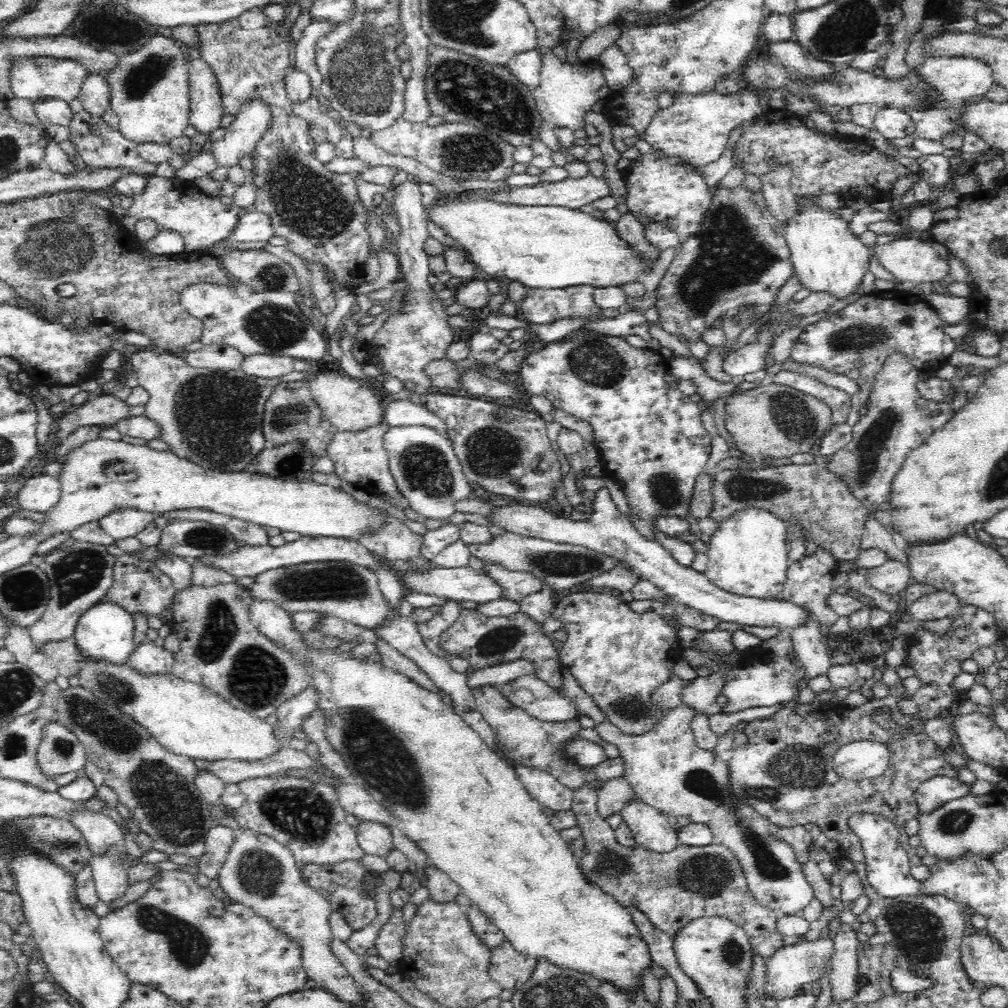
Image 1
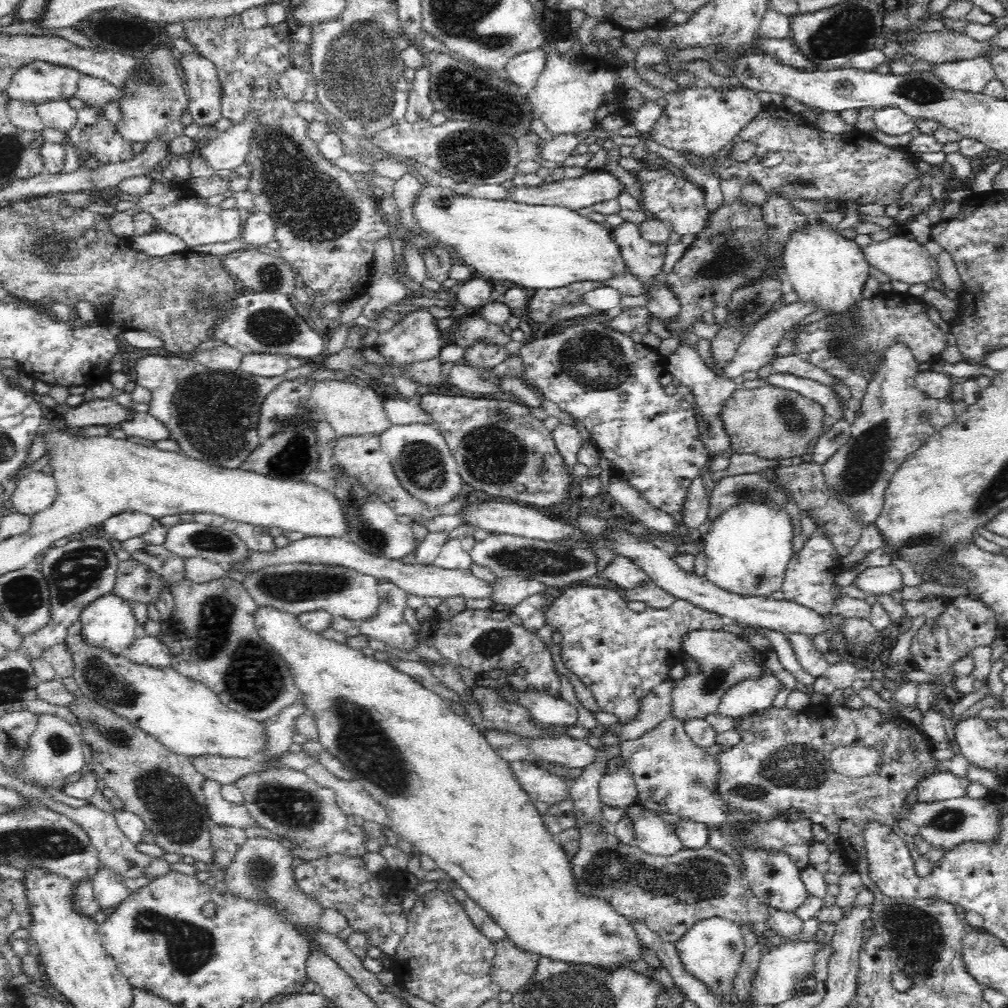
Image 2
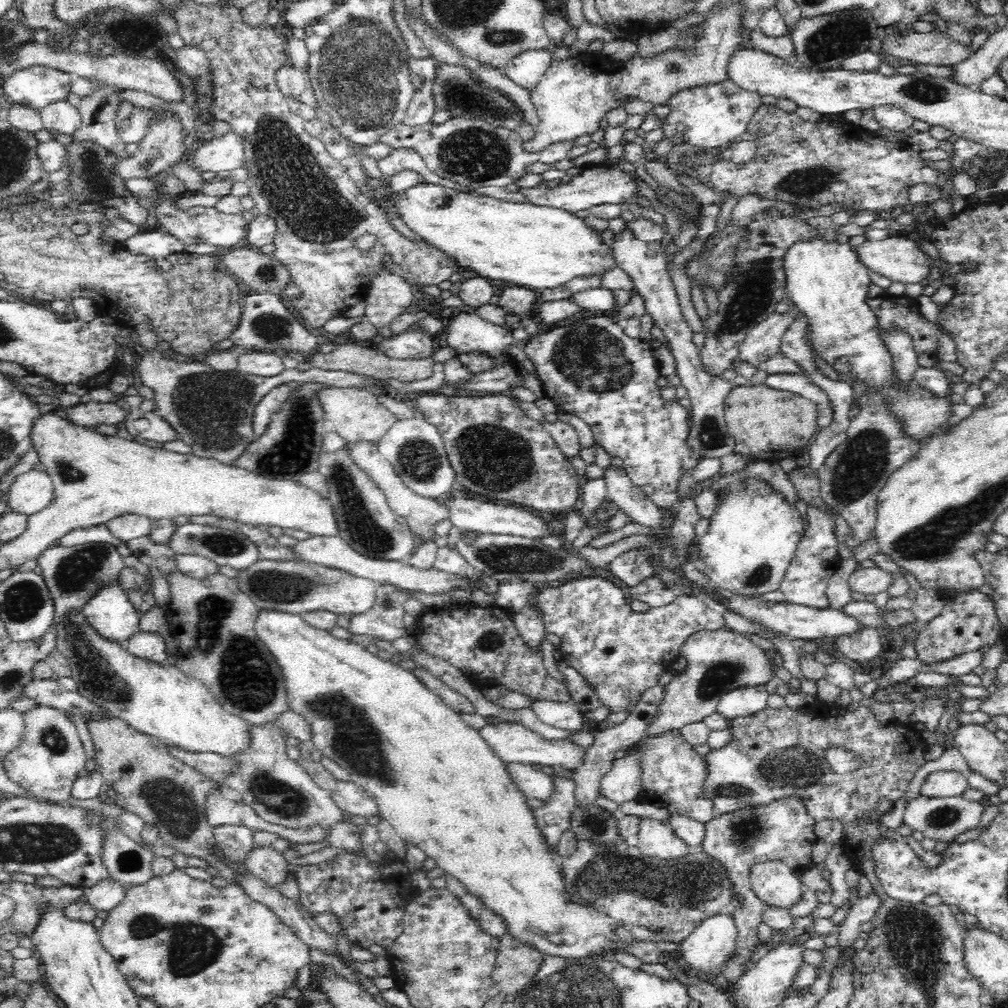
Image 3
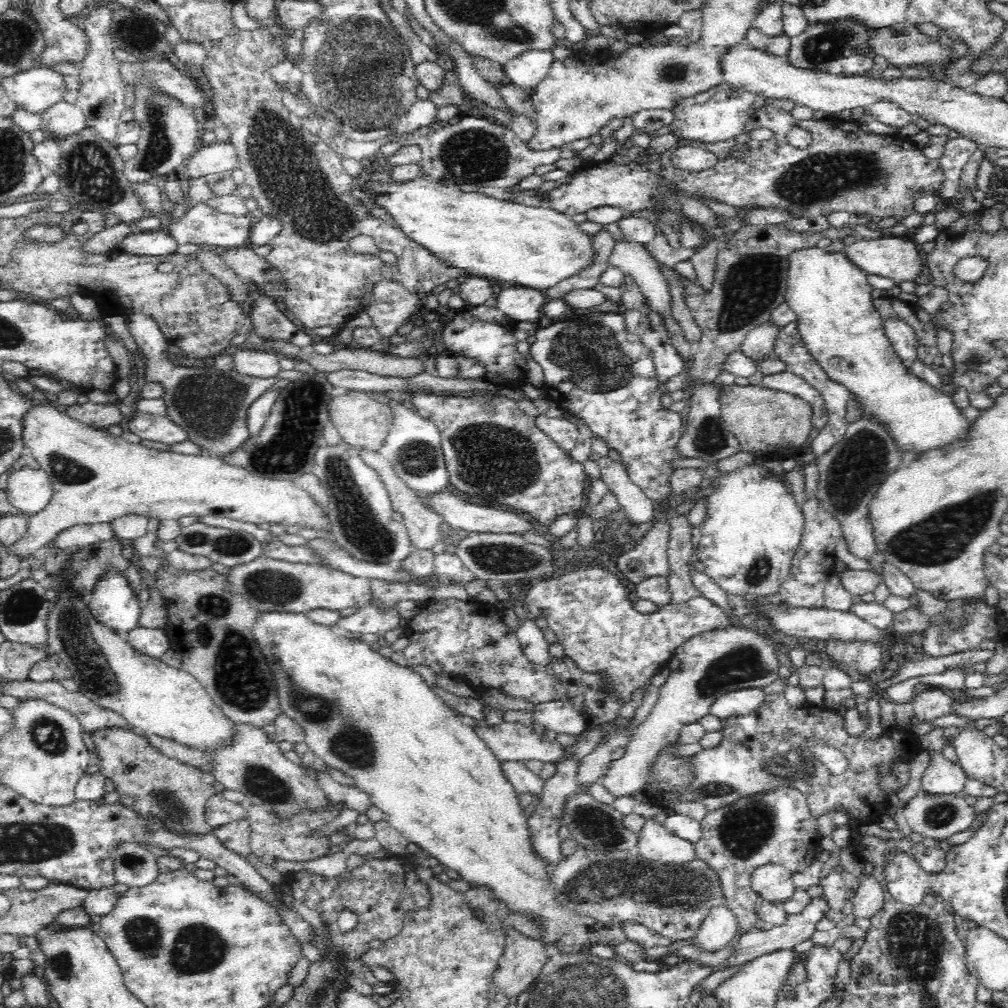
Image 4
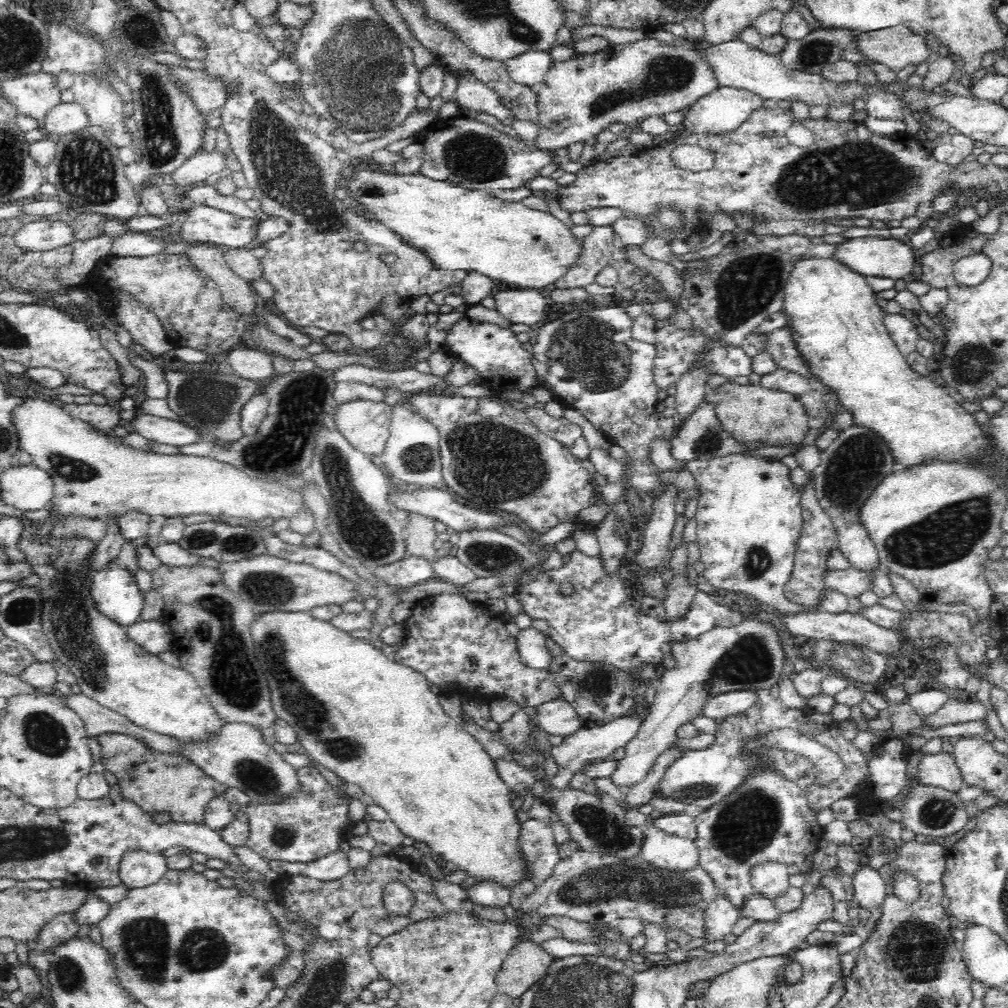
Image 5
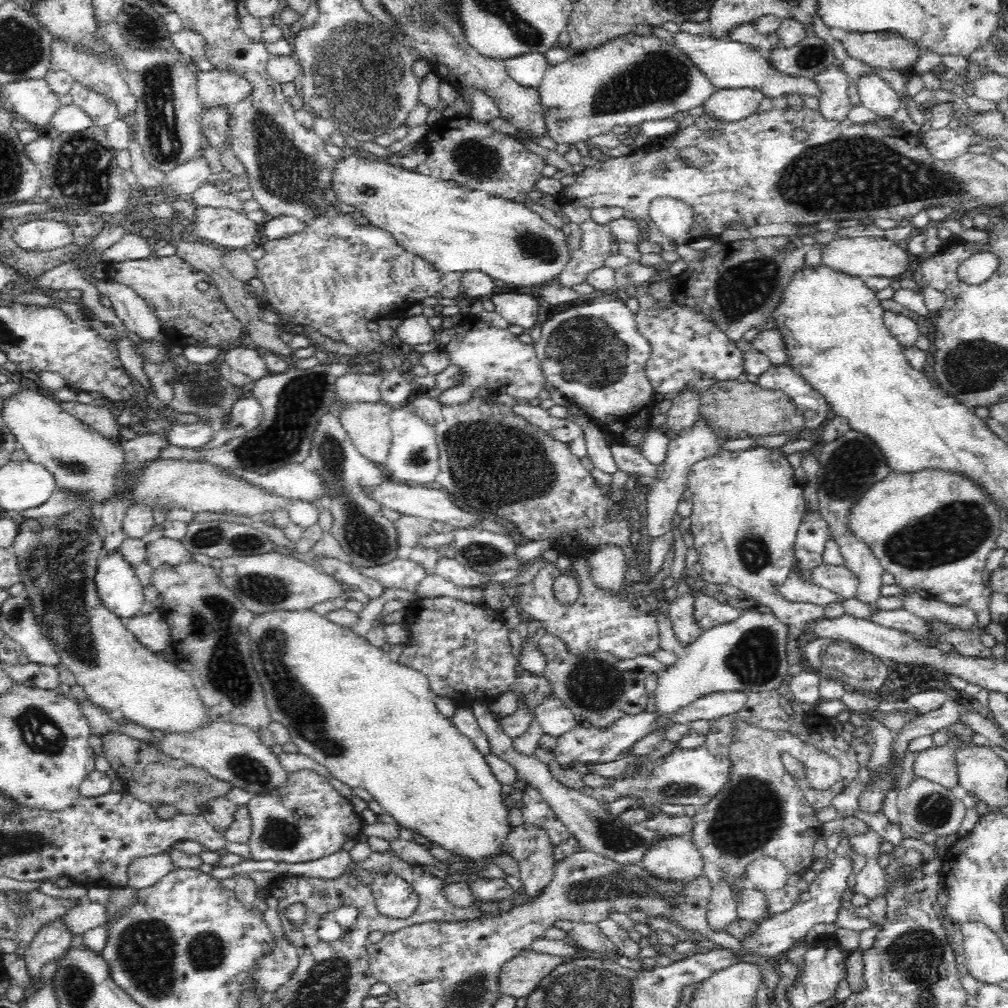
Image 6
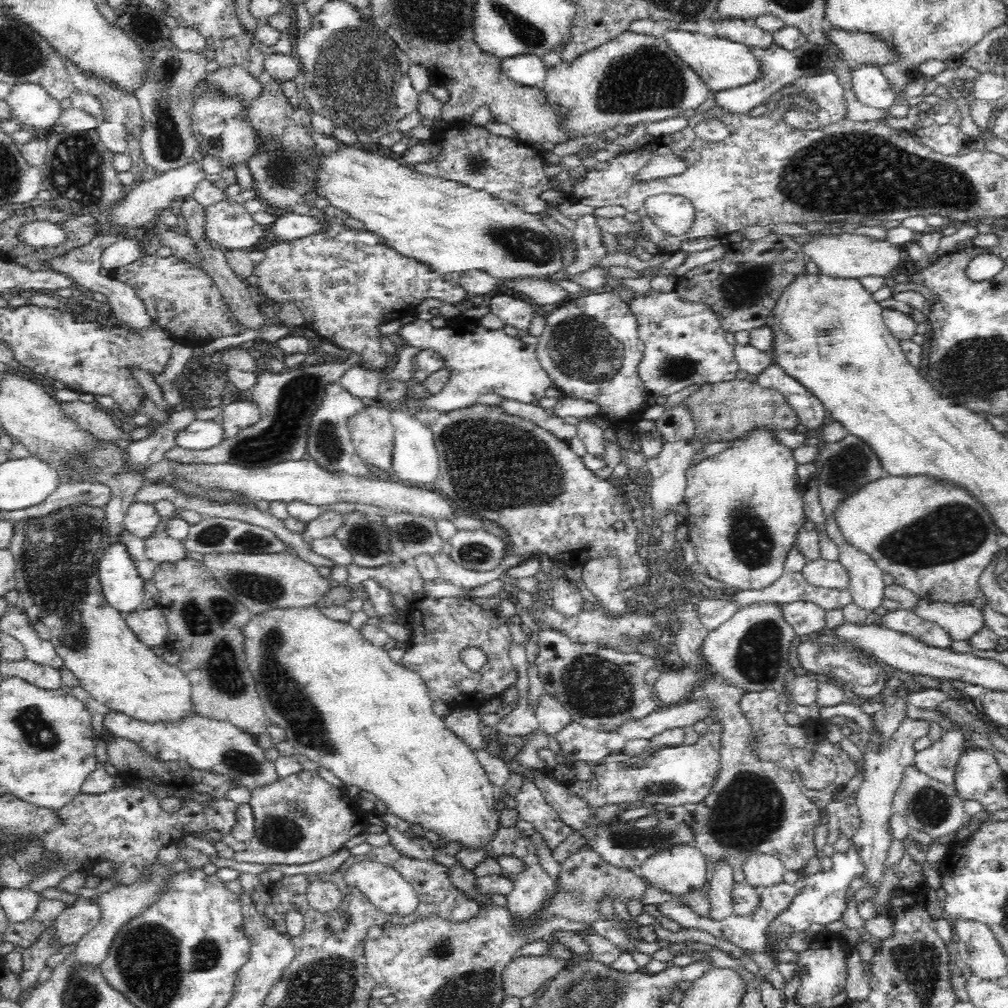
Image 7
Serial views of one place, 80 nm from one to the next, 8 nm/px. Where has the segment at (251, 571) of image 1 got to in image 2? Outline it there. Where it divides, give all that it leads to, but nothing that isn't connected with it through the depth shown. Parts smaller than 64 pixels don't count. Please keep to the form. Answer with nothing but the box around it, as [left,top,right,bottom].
[231,536,496,598]

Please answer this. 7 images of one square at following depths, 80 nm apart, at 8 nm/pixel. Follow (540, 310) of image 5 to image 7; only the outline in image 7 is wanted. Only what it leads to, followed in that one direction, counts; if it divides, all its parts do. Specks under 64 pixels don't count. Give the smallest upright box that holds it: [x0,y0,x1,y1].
[486,290,536,334]

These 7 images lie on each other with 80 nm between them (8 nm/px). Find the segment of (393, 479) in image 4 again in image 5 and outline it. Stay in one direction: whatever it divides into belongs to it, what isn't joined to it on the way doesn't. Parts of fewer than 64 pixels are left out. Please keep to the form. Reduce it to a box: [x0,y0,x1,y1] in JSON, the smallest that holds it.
[405,514,438,565]

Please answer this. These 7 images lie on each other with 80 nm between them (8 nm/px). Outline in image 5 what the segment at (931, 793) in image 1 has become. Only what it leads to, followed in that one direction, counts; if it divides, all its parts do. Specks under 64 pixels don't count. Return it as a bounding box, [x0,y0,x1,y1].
[918,752,962,793]

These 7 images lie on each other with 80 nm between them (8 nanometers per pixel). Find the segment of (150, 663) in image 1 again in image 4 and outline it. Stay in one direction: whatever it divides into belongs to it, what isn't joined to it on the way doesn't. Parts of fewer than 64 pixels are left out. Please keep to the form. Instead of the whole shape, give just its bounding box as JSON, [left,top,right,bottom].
[125,625,170,658]

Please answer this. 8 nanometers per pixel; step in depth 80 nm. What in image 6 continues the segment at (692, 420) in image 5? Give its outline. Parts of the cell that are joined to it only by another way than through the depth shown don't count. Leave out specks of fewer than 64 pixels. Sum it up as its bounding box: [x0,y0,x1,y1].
[647,418,722,538]

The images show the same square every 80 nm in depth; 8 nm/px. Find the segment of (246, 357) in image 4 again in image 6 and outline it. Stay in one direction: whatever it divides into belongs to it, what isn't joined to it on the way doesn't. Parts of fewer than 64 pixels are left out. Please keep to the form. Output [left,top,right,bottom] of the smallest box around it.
[225,344,270,383]

